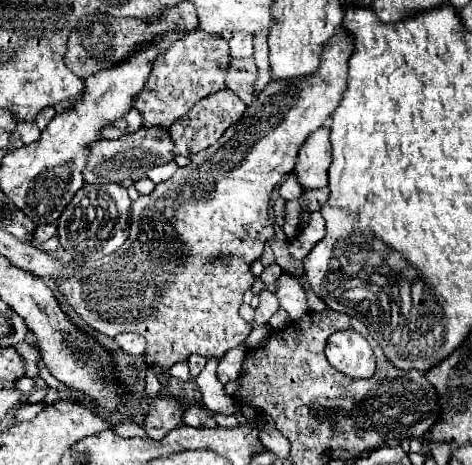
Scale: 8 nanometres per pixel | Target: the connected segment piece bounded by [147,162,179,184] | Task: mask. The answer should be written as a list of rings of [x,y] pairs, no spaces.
[[[169,162],[169,164],[165,164],[165,166],[159,166],[159,168],[153,168],[151,172],[147,172],[147,178],[151,178],[155,184],[159,184],[159,182],[163,182],[163,180],[169,180],[169,178],[175,174],[177,168],[179,168],[179,166],[177,166],[175,162]]]

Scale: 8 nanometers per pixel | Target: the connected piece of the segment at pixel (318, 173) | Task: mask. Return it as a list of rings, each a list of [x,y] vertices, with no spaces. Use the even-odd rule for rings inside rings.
[[[317,130],[299,152],[295,176],[303,190],[317,190],[327,186],[327,170],[331,164],[329,130]]]

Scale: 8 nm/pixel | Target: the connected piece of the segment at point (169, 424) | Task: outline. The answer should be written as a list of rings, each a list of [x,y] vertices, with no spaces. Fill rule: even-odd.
[[[157,396],[149,406],[149,412],[145,416],[143,428],[145,428],[147,436],[159,440],[169,430],[181,426],[181,416],[183,416],[183,410],[179,408],[179,404],[173,398]]]

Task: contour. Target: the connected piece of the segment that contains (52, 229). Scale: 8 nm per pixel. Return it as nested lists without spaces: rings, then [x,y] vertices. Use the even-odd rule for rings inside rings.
[[[41,224],[35,230],[35,242],[33,244],[41,244],[41,242],[53,238],[55,234],[57,234],[57,226],[55,224]]]

